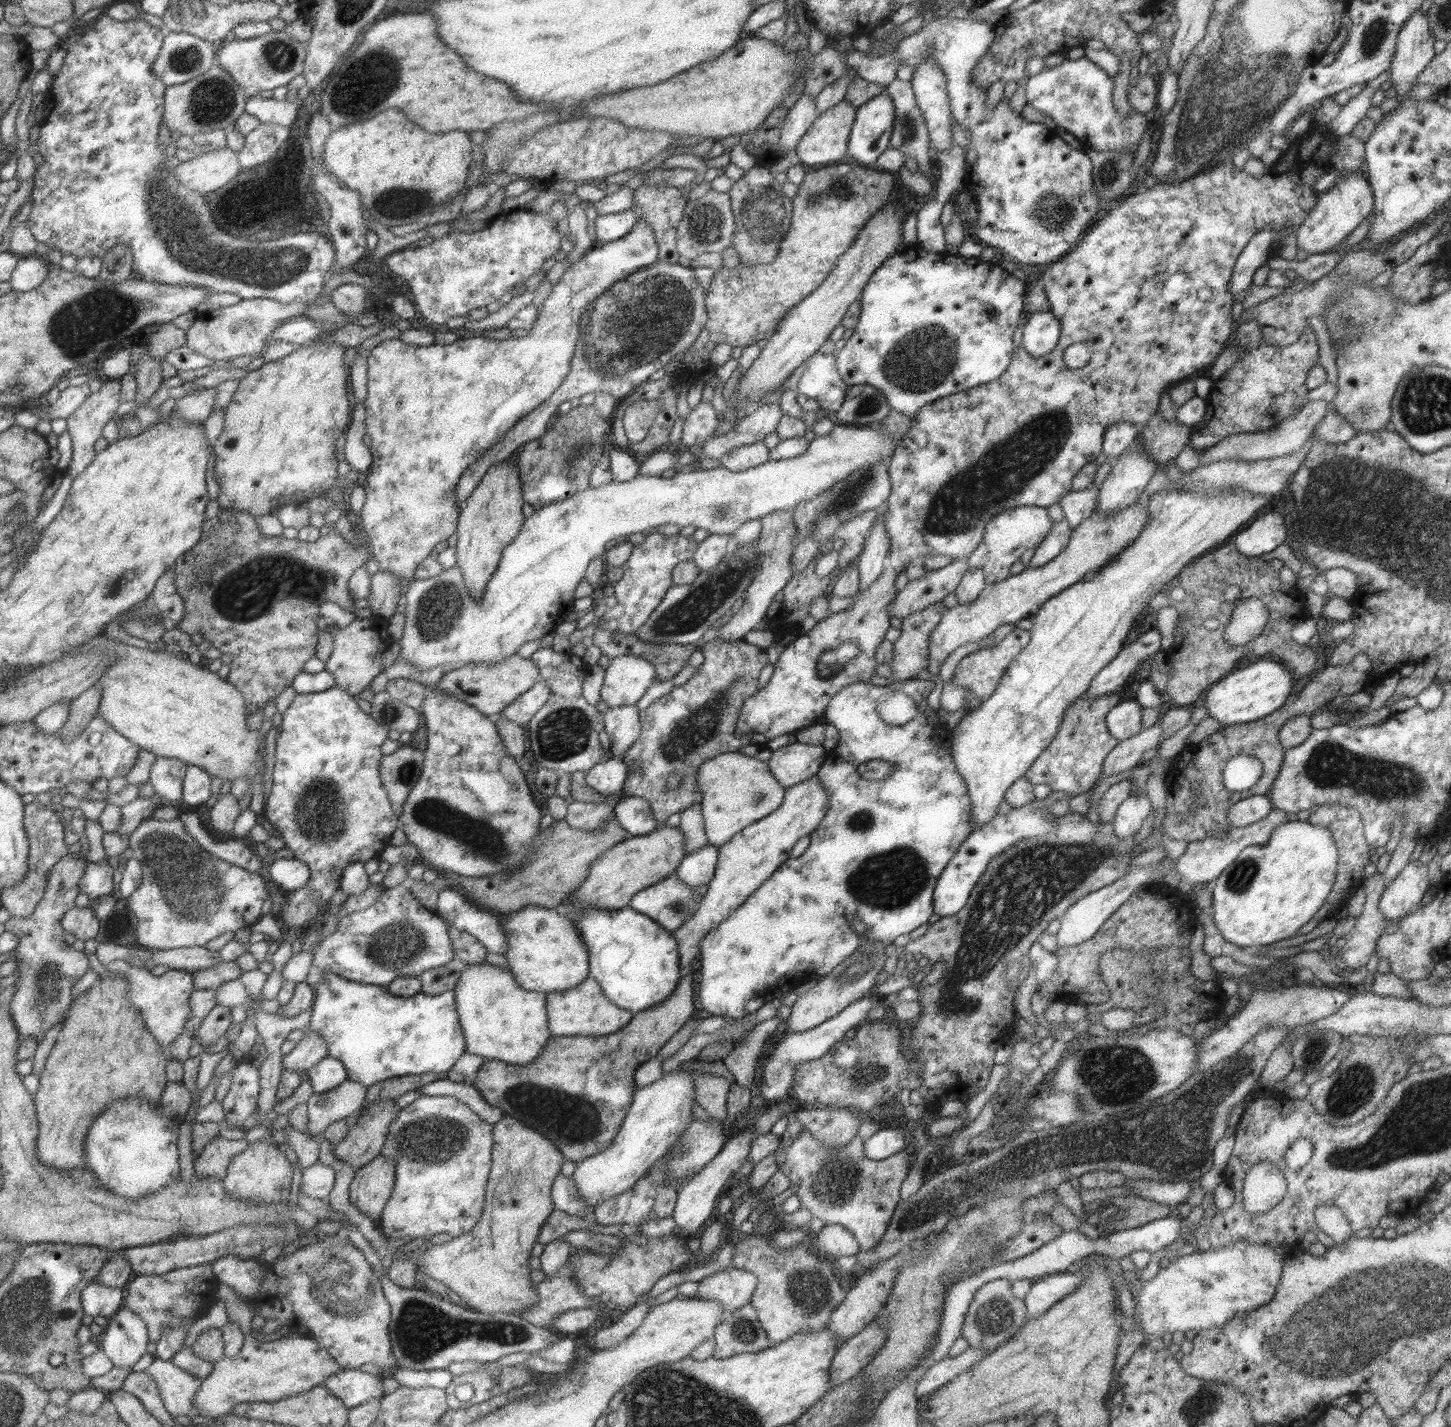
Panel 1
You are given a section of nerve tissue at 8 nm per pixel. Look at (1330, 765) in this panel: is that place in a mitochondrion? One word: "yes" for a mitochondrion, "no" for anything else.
yes

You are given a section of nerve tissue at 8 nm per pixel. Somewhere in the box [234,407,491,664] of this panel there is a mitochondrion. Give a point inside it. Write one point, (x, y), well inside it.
(439, 608)

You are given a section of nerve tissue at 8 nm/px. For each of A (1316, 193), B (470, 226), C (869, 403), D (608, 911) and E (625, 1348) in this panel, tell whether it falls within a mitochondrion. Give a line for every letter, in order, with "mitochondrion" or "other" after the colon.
A: other
B: other
C: mitochondrion
D: other
E: other

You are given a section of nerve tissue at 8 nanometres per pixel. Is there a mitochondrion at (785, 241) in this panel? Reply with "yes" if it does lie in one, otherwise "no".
yes

